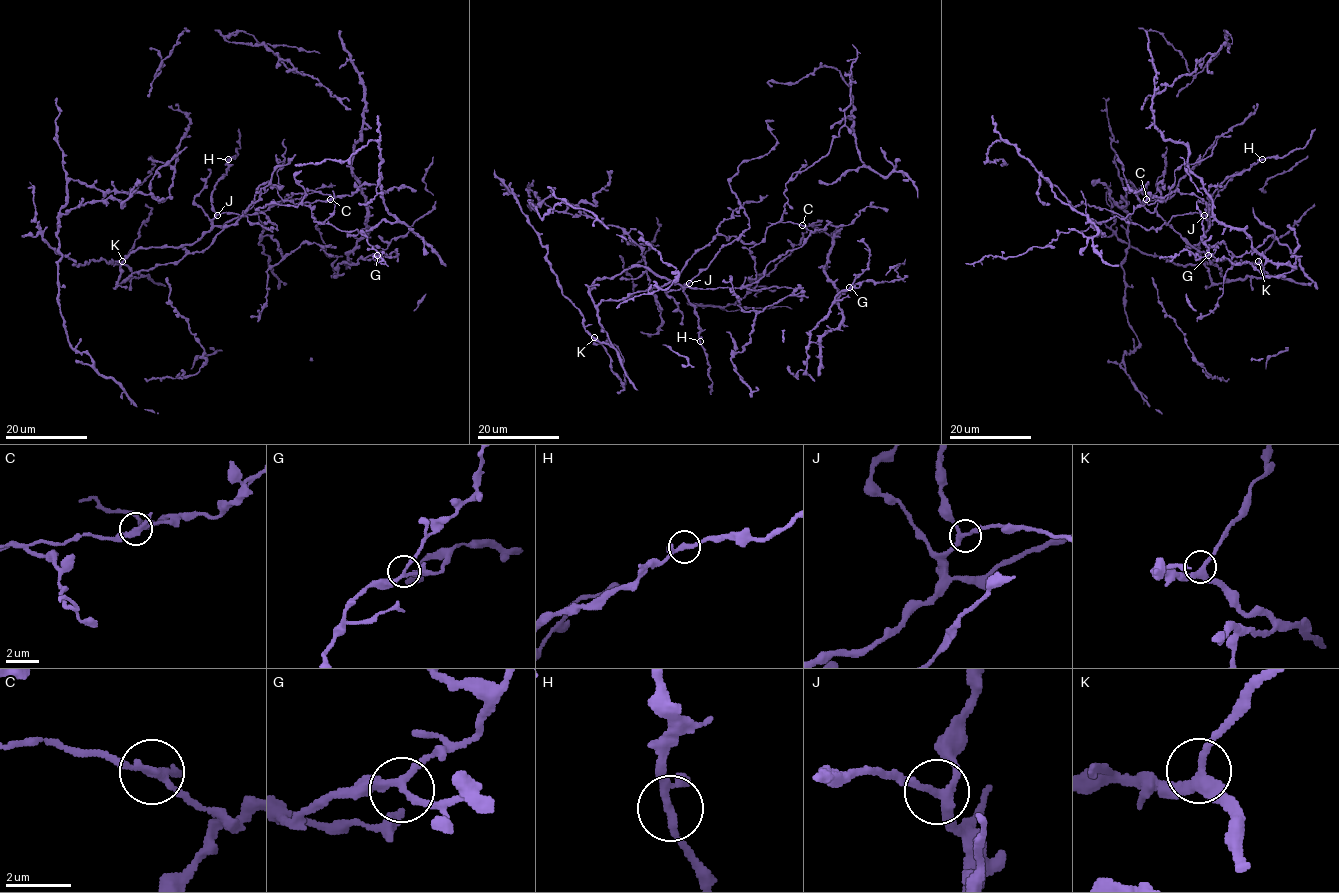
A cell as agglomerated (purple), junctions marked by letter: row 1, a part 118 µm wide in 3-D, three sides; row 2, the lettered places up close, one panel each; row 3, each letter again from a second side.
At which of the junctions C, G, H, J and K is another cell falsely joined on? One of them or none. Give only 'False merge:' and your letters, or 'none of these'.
False merge: C

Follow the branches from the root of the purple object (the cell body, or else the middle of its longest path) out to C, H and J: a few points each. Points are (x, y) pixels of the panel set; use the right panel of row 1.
C: (1198, 244), (1210, 220), (1208, 206), (1203, 200), (1197, 195), (1176, 190), (1164, 196), (1147, 198)
H: (1198, 244), (1207, 228), (1208, 197), (1228, 177), (1241, 174), (1262, 159)
J: (1198, 244), (1207, 228), (1204, 215)

